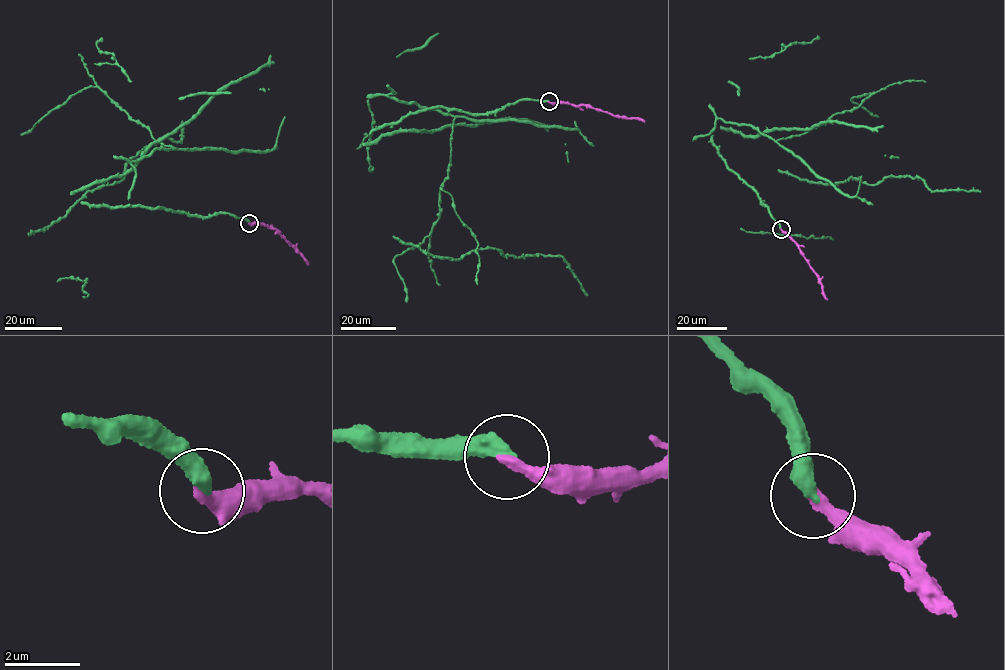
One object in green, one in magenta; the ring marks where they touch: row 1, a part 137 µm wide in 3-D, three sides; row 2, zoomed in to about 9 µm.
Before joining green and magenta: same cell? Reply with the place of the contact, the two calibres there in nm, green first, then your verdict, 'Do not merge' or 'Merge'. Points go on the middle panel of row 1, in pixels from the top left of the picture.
Place: (549, 101). Thickness 440 nm (green) against 360 nm. Merge

